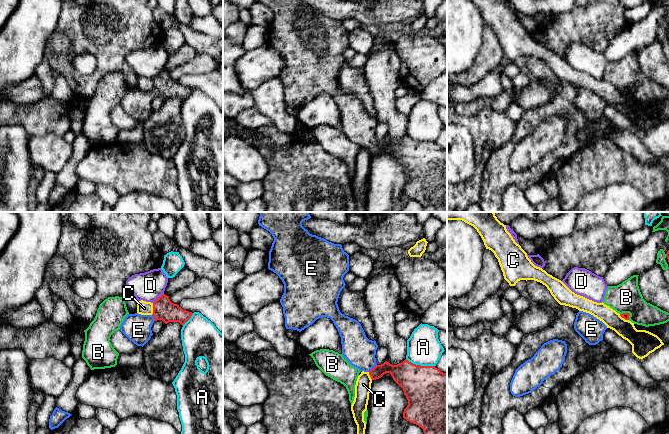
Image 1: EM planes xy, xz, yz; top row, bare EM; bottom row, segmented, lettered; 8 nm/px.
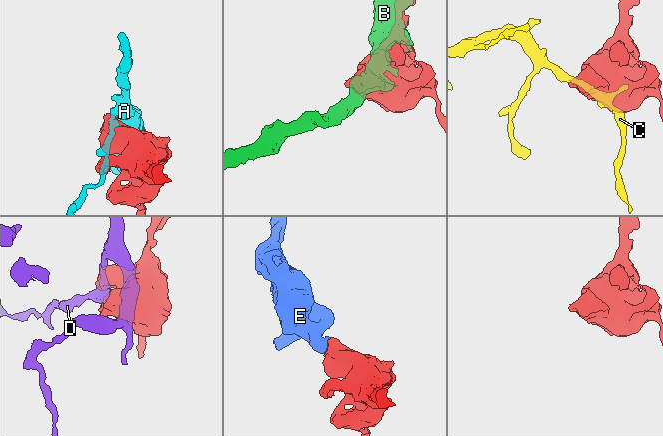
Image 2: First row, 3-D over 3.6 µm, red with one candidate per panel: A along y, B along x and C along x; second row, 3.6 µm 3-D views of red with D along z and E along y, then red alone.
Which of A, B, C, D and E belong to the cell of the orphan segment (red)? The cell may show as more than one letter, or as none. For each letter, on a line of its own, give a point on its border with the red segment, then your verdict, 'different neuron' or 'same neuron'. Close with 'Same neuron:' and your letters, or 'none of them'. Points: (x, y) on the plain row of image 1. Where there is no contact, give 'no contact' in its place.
A: contact xz (420, 141); different neuron
B: contact yz (627, 89); different neuron
C: contact xy (153, 85); different neuron
D: contact xy (158, 74); different neuron
E: contact xz (372, 144); same neuron
Same neuron: E

